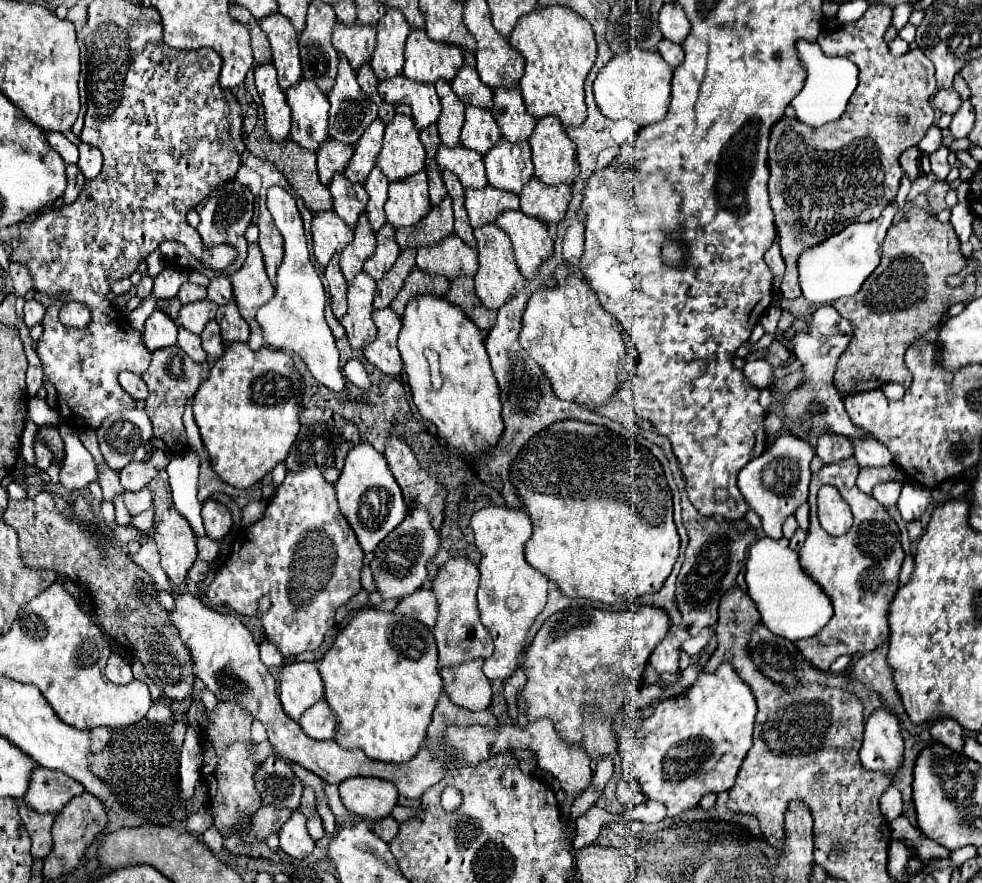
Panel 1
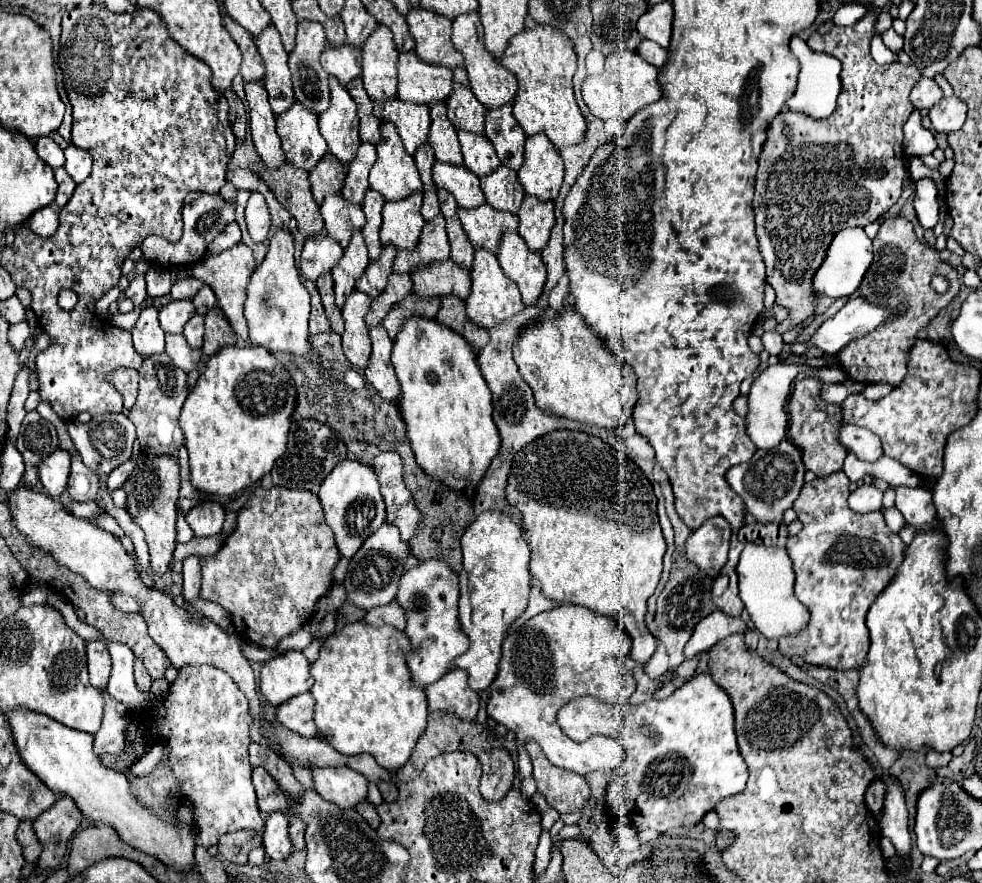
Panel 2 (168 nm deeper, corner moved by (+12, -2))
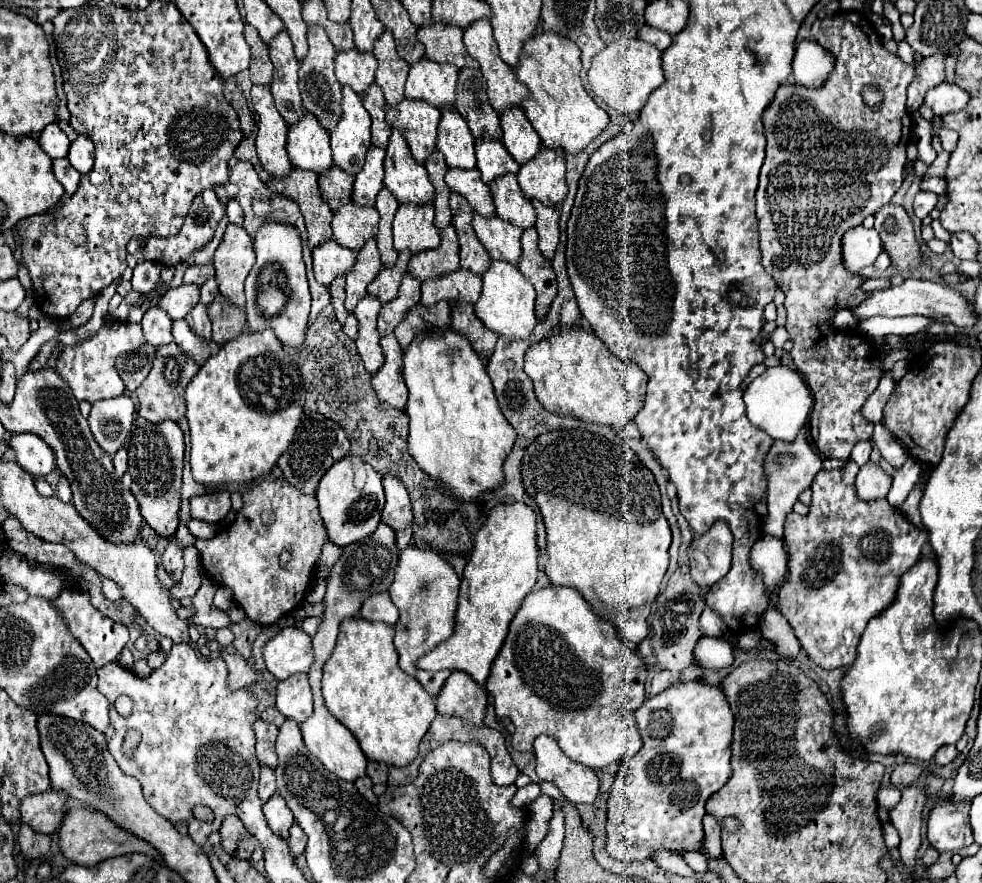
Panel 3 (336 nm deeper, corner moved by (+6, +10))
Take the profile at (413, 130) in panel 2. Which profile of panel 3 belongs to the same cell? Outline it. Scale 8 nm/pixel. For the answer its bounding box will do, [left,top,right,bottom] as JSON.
[385,99,441,165]

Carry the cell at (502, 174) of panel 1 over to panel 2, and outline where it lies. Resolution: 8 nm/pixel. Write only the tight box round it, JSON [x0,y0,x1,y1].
[481,165,525,213]

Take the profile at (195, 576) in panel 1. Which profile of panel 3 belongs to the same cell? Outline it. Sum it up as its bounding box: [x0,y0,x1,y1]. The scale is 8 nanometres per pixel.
[161,541,183,581]

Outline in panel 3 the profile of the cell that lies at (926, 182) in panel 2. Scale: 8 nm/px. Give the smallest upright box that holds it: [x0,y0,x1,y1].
[913,191,937,219]

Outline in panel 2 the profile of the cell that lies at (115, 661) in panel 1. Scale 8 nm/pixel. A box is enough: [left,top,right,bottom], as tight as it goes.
[87,639,111,689]

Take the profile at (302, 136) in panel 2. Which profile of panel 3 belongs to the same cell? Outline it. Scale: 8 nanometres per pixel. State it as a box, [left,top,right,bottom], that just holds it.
[287,115,331,175]

